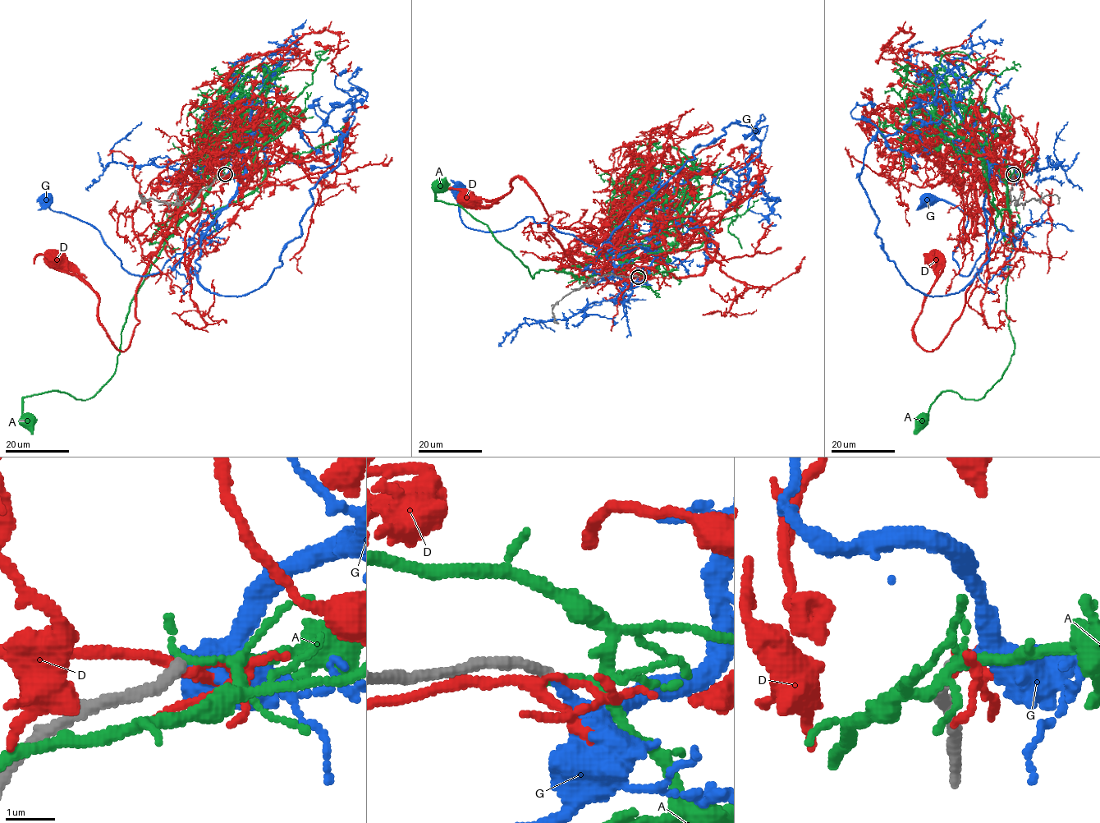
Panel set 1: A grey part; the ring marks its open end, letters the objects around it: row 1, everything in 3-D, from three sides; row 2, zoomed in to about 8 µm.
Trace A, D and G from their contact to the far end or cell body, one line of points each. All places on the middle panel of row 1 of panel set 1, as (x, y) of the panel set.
A: (638, 277), (627, 270), (579, 276), (540, 270), (533, 278), (485, 224), (438, 201), (437, 186)
D: (638, 277), (619, 281), (625, 267), (594, 272), (573, 258), (520, 177), (495, 199), (464, 198)
G: (638, 277), (657, 253), (639, 247), (610, 260), (527, 216), (502, 231), (470, 229), (460, 190)

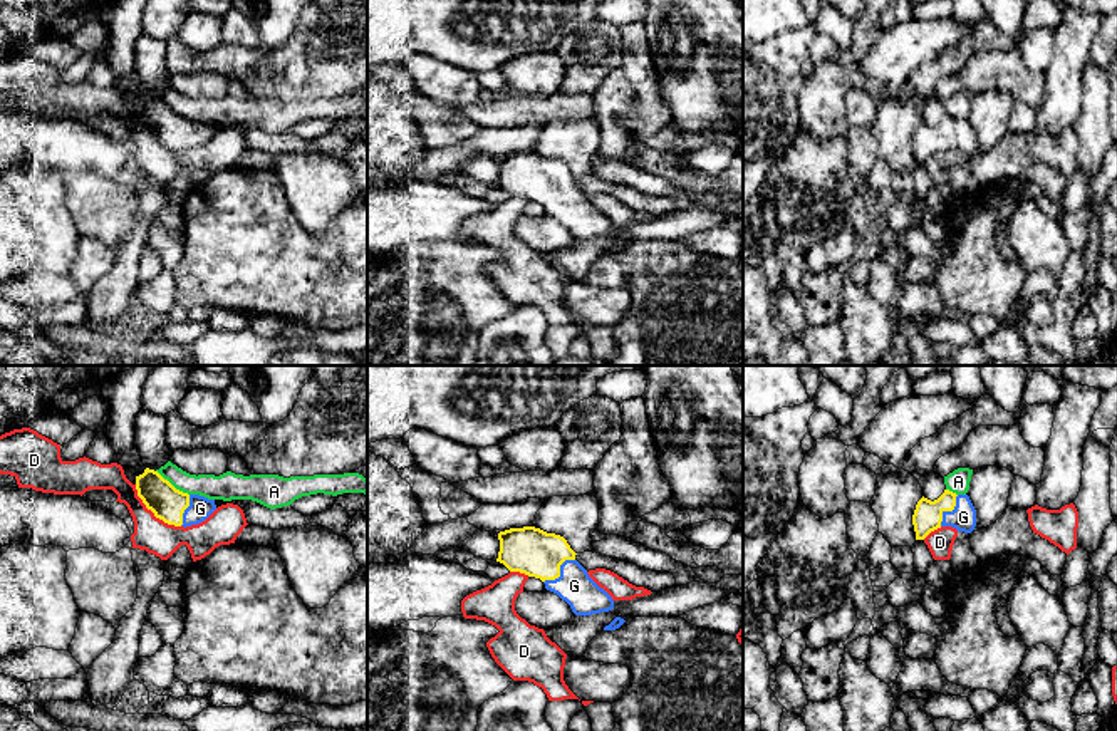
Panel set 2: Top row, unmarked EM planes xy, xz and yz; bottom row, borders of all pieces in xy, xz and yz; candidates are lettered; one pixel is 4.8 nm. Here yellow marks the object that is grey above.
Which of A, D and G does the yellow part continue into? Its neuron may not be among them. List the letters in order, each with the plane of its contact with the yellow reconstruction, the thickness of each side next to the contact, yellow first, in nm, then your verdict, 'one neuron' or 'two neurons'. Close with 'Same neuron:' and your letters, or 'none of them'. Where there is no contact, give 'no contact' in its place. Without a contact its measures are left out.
A: contact in xy; calibres 160 and 120 nm; two neurons
D: contact in xy; calibres 160 and 160 nm; two neurons
G: contact in xz; calibres 220 and 170 nm; one neuron
Same neuron: G

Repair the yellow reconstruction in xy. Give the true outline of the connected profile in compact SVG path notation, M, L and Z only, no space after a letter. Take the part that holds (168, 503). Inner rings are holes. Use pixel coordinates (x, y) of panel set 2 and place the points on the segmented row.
M149 468L136 476L136 490L146 508L168 525L198 525L216 510L215 500L183 493Z

